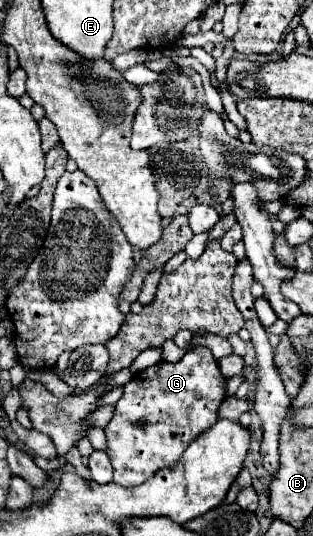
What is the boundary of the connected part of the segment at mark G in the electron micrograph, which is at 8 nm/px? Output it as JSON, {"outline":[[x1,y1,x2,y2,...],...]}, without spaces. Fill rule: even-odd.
{"outline":[[206,347,192,349,182,357,178,363,158,363,152,365,132,377,130,383,124,387,122,399,116,403,116,415,106,425,106,437,108,437,108,457,114,465,114,483,122,487,136,487,148,481,154,473,160,469,172,469,182,453,186,451,188,443,196,439,200,433,204,433,208,427,212,427,218,421,218,407,226,397,224,389,226,379,222,377,218,363],[138,421,146,421,144,427,138,425]]}

